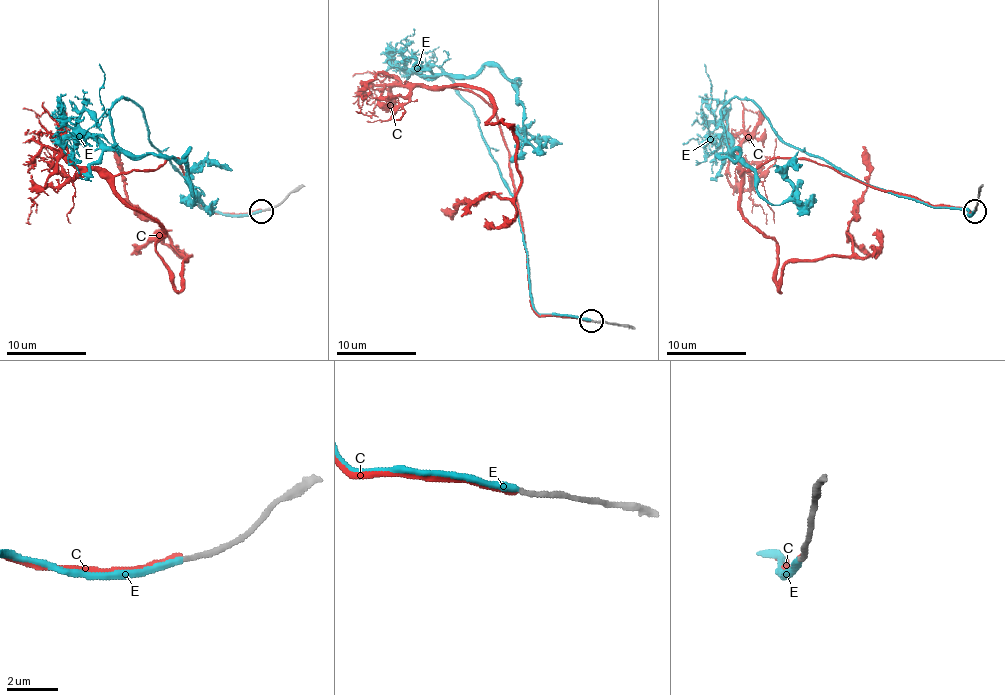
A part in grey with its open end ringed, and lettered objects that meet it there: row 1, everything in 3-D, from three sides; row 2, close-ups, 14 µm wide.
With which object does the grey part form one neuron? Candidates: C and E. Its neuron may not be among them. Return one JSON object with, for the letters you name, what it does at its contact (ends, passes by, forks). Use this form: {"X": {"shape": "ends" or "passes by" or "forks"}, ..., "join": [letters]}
{"E": {"shape": "ends"}, "join": ["E"]}

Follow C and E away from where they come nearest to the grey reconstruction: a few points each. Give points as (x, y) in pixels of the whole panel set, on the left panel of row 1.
C: (260, 210), (203, 208), (177, 159), (119, 173), (179, 290), (191, 256), (127, 198), (111, 147)
E: (260, 210), (199, 206), (145, 113), (109, 109), (119, 147), (185, 165), (193, 204), (197, 167), (233, 171)

